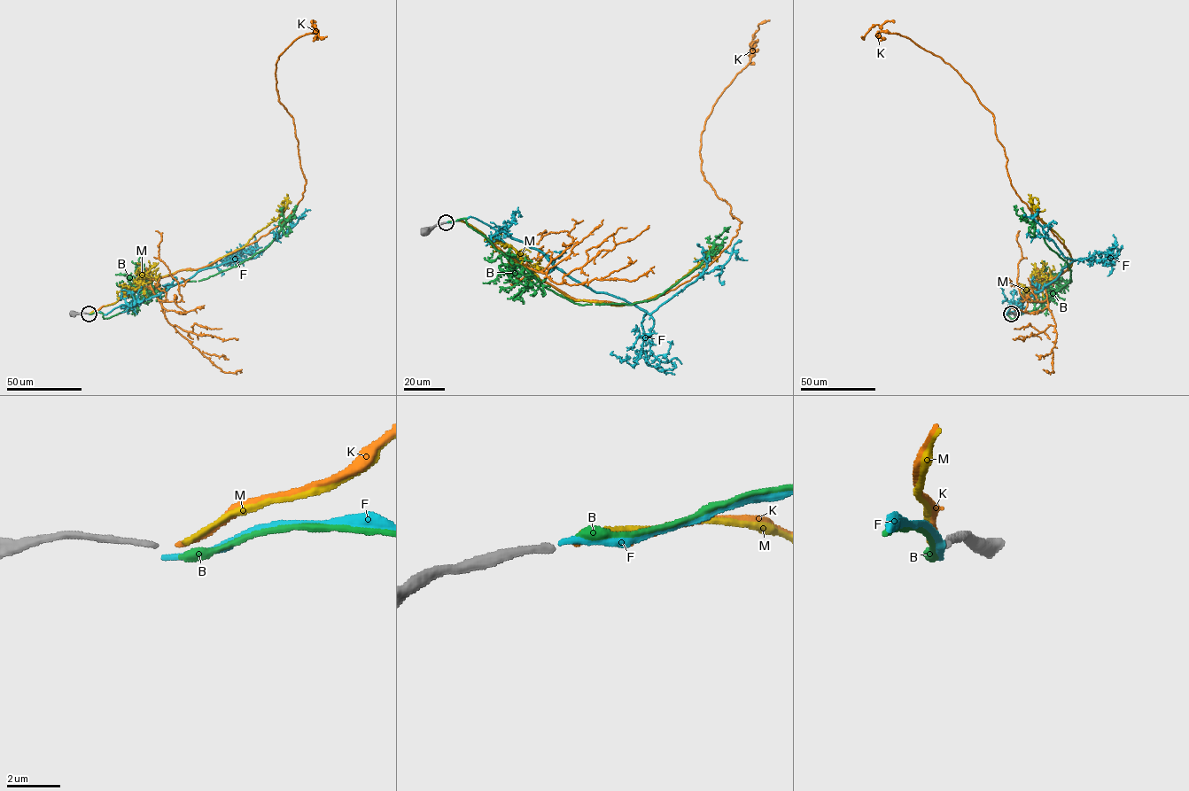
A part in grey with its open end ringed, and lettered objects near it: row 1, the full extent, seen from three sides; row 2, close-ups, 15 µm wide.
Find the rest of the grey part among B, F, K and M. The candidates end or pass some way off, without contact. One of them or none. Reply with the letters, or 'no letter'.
K

